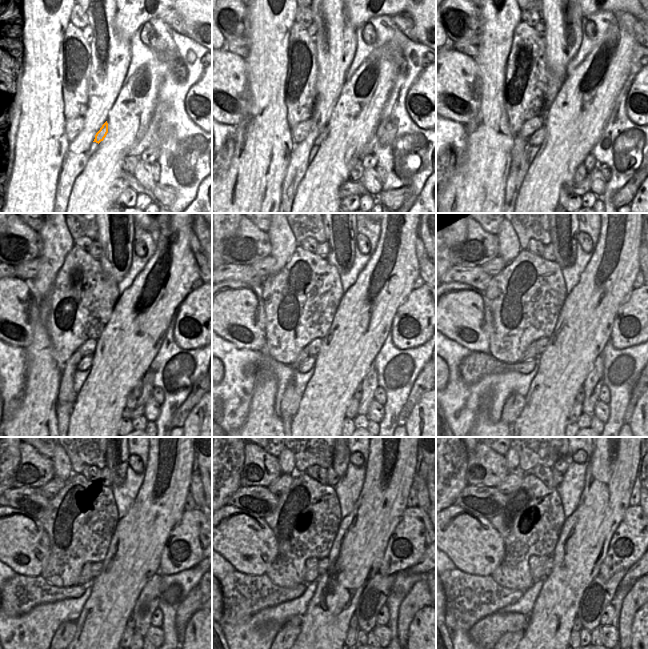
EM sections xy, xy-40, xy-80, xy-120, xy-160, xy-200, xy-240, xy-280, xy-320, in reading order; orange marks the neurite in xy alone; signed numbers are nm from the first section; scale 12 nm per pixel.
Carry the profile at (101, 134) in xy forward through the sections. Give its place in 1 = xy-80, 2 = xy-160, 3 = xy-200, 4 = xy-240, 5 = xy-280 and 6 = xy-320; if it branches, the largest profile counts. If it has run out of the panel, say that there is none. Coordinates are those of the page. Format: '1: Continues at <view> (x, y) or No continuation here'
1: Continues at xy-80 (537, 138)
2: Continues at xy-160 (309, 362)
3: Continues at xy-200 (476, 365)
4: Continues at xy-240 (20, 594)
5: Continues at xy-280 (244, 595)
6: Continues at xy-320 (468, 598)

